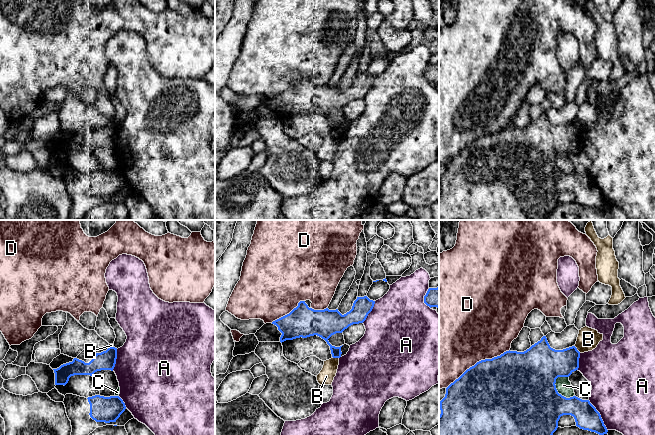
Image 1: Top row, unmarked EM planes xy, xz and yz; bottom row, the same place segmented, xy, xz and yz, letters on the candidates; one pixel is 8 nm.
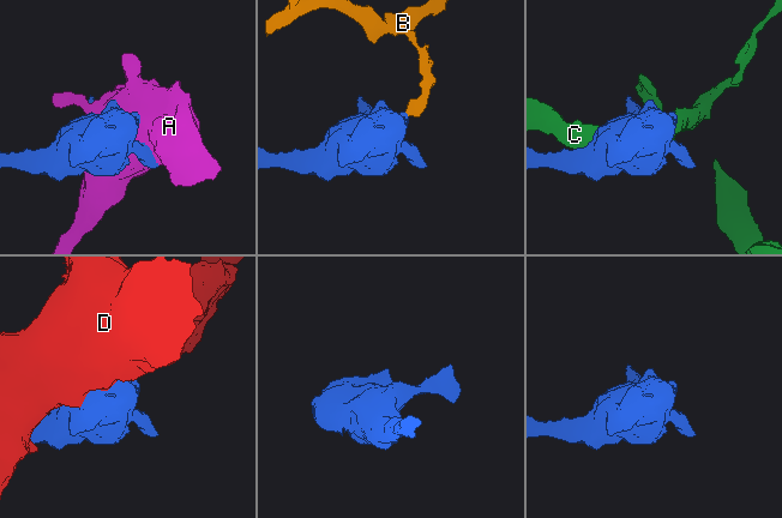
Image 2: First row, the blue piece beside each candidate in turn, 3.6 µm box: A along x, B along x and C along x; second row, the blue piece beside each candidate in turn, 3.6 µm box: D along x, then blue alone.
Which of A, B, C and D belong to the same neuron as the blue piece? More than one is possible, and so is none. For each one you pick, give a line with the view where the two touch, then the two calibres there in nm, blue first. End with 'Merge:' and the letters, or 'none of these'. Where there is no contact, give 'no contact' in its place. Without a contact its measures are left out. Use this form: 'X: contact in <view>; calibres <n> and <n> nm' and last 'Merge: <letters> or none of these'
Merge: none of these

